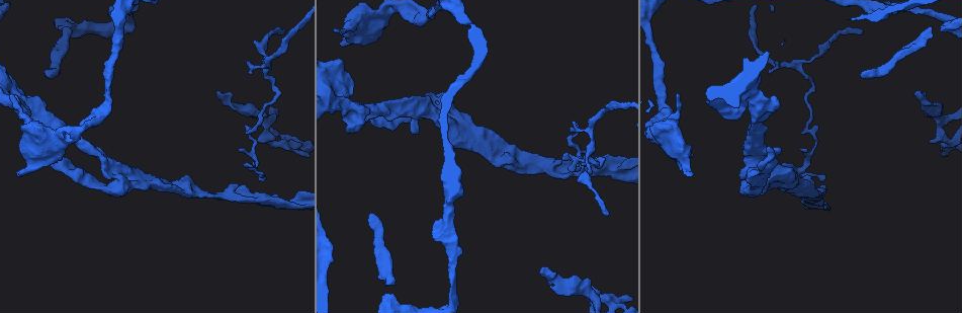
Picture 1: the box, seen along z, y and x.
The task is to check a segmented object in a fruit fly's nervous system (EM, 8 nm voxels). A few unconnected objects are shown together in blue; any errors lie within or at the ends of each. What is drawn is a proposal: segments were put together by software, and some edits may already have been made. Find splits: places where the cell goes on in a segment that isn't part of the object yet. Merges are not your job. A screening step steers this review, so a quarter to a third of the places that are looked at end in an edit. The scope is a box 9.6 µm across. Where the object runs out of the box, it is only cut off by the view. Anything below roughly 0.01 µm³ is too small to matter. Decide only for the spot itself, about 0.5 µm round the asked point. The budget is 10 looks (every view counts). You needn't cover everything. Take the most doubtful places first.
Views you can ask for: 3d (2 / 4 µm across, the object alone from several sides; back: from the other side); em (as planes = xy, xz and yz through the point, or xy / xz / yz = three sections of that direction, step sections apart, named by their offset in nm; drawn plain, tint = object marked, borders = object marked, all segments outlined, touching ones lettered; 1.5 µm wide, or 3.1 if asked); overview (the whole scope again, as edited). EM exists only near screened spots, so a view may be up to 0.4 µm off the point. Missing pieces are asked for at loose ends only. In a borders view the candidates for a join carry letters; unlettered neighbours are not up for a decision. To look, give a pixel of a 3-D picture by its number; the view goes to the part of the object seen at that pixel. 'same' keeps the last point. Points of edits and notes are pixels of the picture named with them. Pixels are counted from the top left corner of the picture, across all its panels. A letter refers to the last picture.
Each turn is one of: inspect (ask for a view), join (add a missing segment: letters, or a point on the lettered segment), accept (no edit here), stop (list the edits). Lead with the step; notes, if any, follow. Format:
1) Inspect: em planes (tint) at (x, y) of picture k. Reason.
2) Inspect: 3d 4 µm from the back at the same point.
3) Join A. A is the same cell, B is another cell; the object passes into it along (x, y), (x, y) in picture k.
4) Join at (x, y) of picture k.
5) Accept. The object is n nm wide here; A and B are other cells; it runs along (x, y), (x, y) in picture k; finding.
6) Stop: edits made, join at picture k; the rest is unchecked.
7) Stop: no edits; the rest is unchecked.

Inspect: 3d 4 µm at (863, 31) of picture 1.

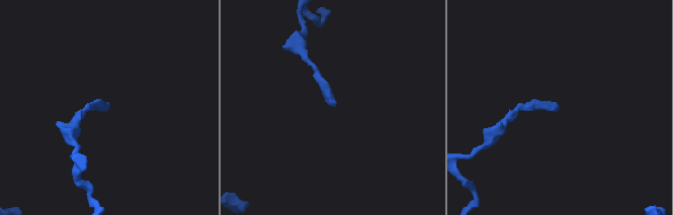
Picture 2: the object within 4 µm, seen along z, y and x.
Inspect: em yz step 8 (tint) at (332, 106) of picture 2.

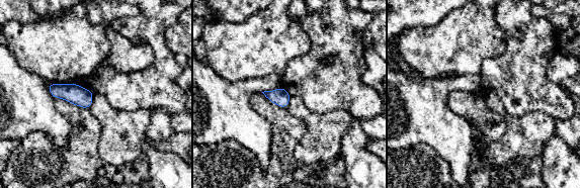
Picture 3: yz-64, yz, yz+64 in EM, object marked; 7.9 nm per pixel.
Inspect: em planes (borders) at the same point.

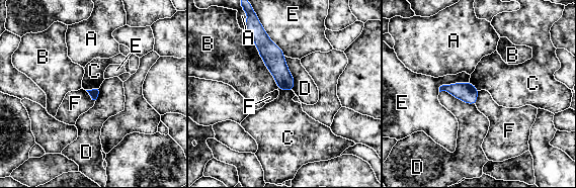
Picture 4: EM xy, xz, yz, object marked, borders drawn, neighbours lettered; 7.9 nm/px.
Accept. A, B, C, D, E and F are other cells; none of them fits.

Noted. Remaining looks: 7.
Inspect: 3d 4 µm at (334, 30) of picture 1. An open end.

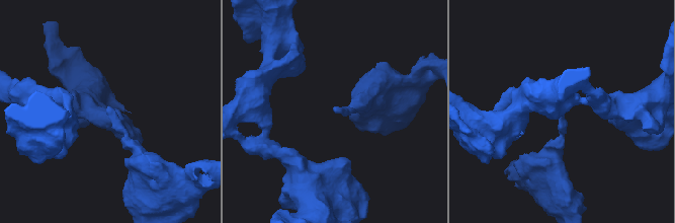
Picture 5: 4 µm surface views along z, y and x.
Inspect: em xz step 8 (borders) at (106, 108) of picture 5.

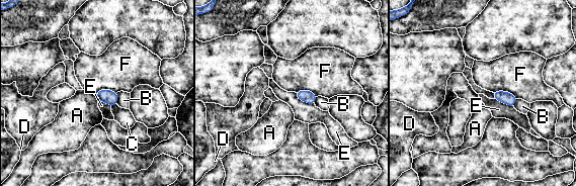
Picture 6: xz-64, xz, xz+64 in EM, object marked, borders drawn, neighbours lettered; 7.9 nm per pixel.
Inspect: em xy step 4 (borders) at the same point. Another direction.

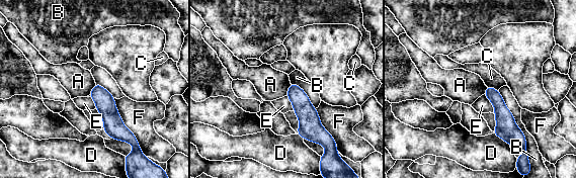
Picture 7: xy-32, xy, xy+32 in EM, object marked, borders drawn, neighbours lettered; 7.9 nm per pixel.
Accept. A, B, C, D, E and F are other cells; it runs along (96, 86), (111, 119), (131, 136) in picture 7; none of them fits.

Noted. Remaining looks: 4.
Inspect: em xz step 4 (borders) at (20, 174) of picture 1. Branch stops here.

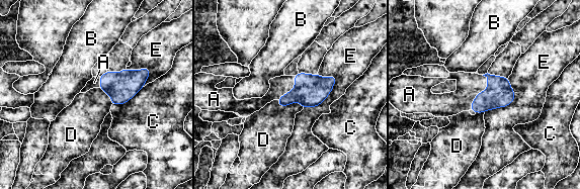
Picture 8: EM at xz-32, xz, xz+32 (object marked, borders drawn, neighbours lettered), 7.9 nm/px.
Inspect: em planes (borders) at the same point.

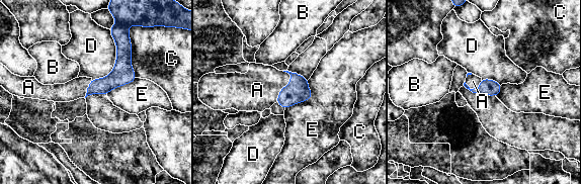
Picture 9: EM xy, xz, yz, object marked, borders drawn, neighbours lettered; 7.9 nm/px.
Join A. A is the same cell, B, C, D and E are other cells; the object passes into it along (297, 91), (284, 86), (257, 90) in picture 9; the cell continues.

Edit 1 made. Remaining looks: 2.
Stop: edits made, join at picture 9; the rest is unchecked.

